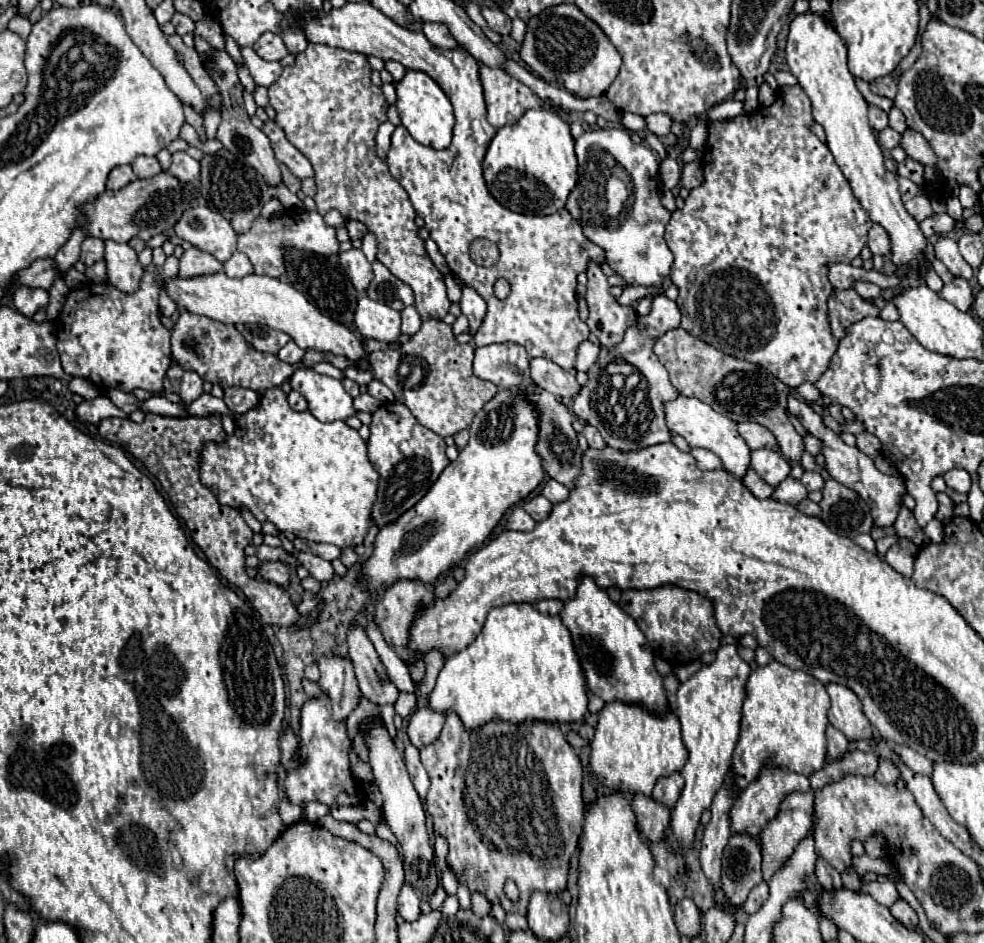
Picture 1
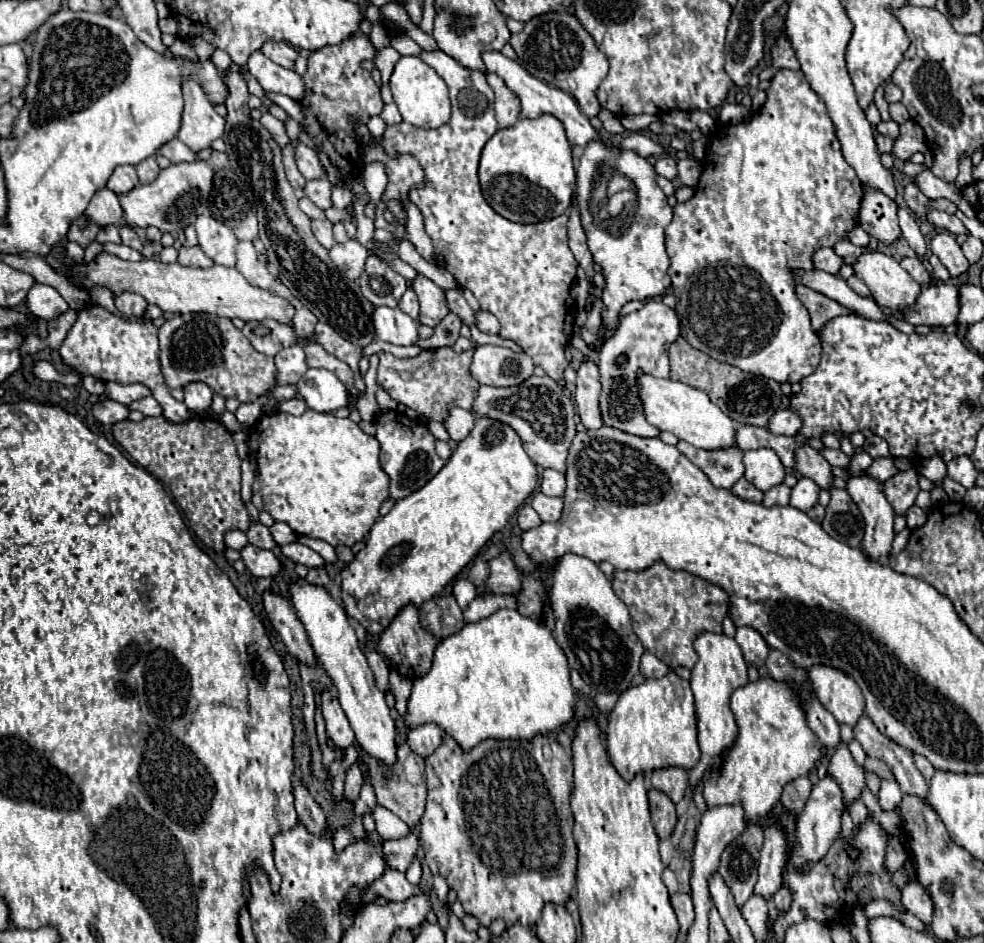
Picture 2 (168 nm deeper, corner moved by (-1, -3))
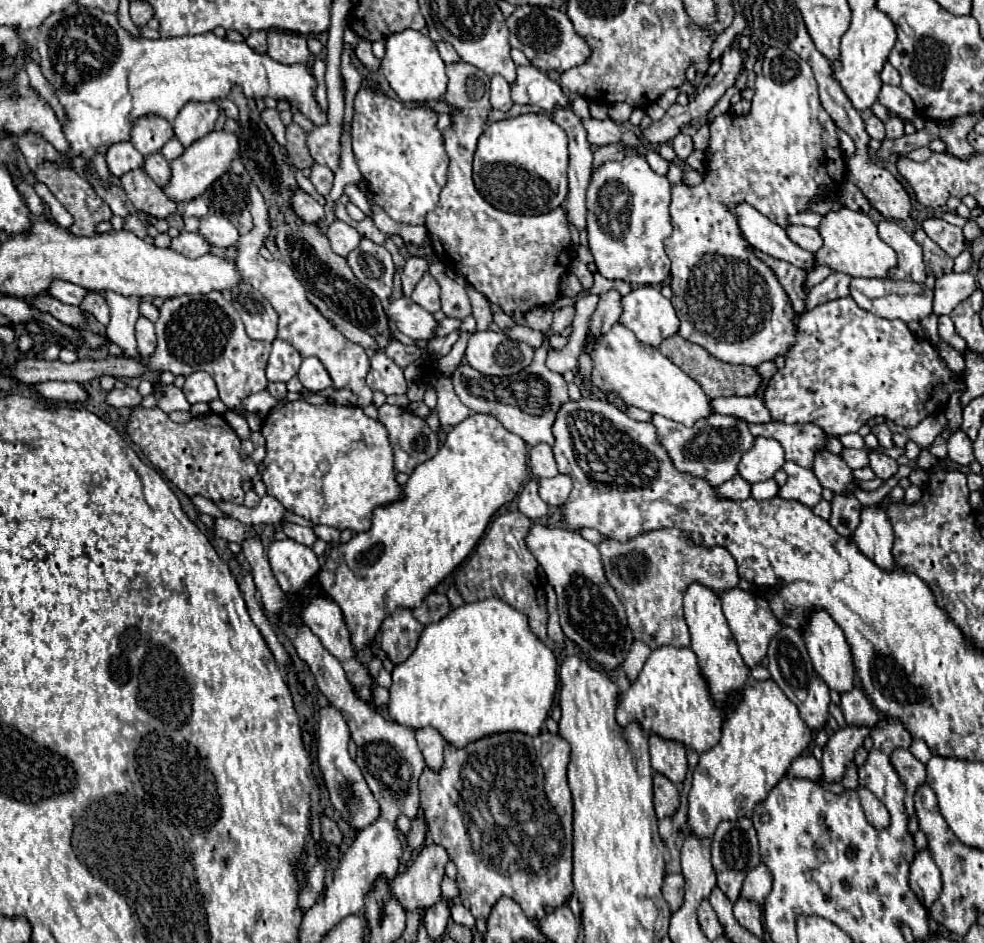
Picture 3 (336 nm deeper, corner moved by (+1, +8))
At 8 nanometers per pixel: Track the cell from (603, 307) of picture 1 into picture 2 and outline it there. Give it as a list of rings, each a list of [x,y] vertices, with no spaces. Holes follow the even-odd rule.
[[[571,206],[571,216],[569,216],[569,248],[575,256],[575,260],[579,262],[579,266],[585,270],[587,274],[587,280],[591,282],[593,280],[593,256],[587,248],[587,238],[585,238],[585,232],[581,228],[581,222],[579,222],[579,214],[577,214],[577,208]]]

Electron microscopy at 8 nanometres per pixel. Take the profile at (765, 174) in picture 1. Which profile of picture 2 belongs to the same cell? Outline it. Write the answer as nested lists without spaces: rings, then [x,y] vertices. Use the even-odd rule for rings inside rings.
[[[779,70],[771,80],[771,88],[767,90],[767,102],[763,104],[763,108],[751,120],[735,124],[735,126],[721,124],[711,134],[709,152],[703,160],[703,174],[701,174],[701,180],[697,184],[695,196],[673,208],[673,220],[665,228],[667,254],[669,254],[669,260],[671,260],[669,276],[671,276],[671,282],[673,282],[673,292],[677,296],[675,312],[677,312],[679,322],[681,322],[681,336],[687,338],[687,342],[691,346],[699,348],[701,352],[705,352],[707,356],[711,356],[719,362],[733,364],[743,372],[761,374],[761,376],[771,378],[779,384],[801,382],[805,376],[815,372],[815,368],[819,366],[821,354],[823,354],[821,338],[811,328],[811,316],[797,296],[795,270],[815,270],[815,266],[813,266],[815,250],[833,248],[839,240],[847,240],[847,234],[855,226],[859,226],[863,184],[855,176],[855,170],[843,160],[841,152],[835,152],[831,148],[833,138],[835,138],[835,130],[833,130],[831,118],[827,116],[825,104],[823,104],[823,100],[819,100],[819,96],[815,96],[815,92],[811,92],[811,86],[807,84],[803,72],[799,72],[799,70]]]

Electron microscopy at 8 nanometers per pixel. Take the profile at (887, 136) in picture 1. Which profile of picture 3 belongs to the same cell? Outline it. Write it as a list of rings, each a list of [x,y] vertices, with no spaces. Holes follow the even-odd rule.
[[[873,113],[867,115],[867,119],[865,119],[865,129],[867,129],[867,133],[869,133],[873,139],[879,139],[879,141],[885,139],[885,125],[883,125],[883,121],[877,119]]]

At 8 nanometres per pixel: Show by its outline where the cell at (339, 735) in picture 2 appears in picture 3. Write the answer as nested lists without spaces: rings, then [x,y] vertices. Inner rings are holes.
[[[323,707],[321,709],[321,717],[319,717],[319,753],[317,753],[317,763],[321,767],[323,779],[325,779],[325,787],[329,791],[329,799],[333,803],[333,807],[337,809],[337,813],[341,815],[341,819],[353,829],[353,831],[361,831],[367,825],[371,825],[377,819],[377,799],[373,797],[371,789],[365,783],[365,777],[359,769],[359,765],[351,759],[349,751],[347,751],[347,743],[349,743],[349,727],[345,725],[345,719],[341,717],[341,713],[337,713],[337,709]]]

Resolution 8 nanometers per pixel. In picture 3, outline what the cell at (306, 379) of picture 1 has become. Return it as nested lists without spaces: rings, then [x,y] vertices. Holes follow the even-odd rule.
[[[317,357],[303,359],[297,377],[303,383],[303,387],[311,393],[321,393],[321,391],[333,387],[333,381],[329,381],[329,373],[325,373],[325,367],[321,365],[321,361]]]

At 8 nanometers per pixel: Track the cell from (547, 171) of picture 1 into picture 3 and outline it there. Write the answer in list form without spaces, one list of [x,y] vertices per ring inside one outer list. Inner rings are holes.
[[[527,113],[489,123],[479,137],[473,181],[495,209],[515,215],[541,215],[567,197],[567,135],[545,113]]]

